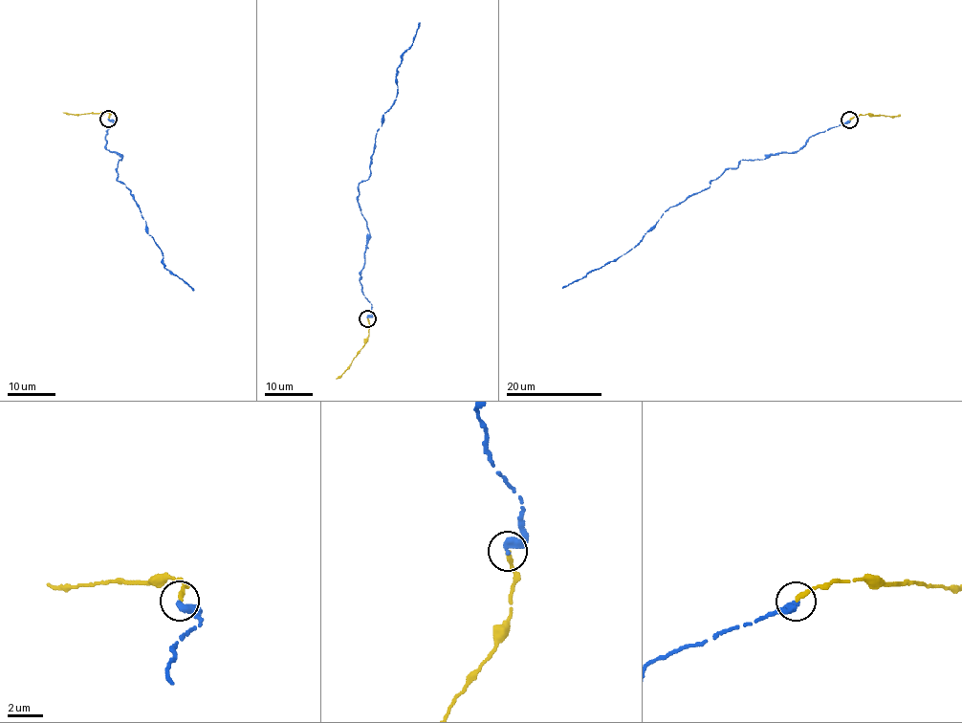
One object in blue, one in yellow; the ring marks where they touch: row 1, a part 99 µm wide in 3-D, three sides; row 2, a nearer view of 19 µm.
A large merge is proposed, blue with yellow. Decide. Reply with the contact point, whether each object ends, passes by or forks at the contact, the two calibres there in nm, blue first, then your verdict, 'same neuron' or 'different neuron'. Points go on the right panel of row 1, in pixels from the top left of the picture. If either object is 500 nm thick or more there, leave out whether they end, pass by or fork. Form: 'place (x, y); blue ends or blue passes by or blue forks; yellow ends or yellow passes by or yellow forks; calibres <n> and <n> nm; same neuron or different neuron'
place (849, 120); blue ends; yellow ends; calibres 380 and 280 nm; same neuron

